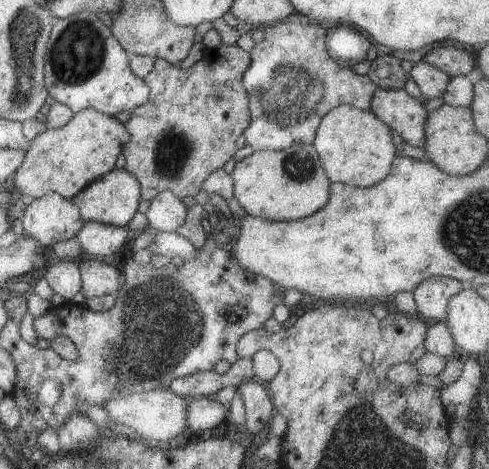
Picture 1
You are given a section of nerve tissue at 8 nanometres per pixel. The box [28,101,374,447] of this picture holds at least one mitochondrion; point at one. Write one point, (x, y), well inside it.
(158, 325)

